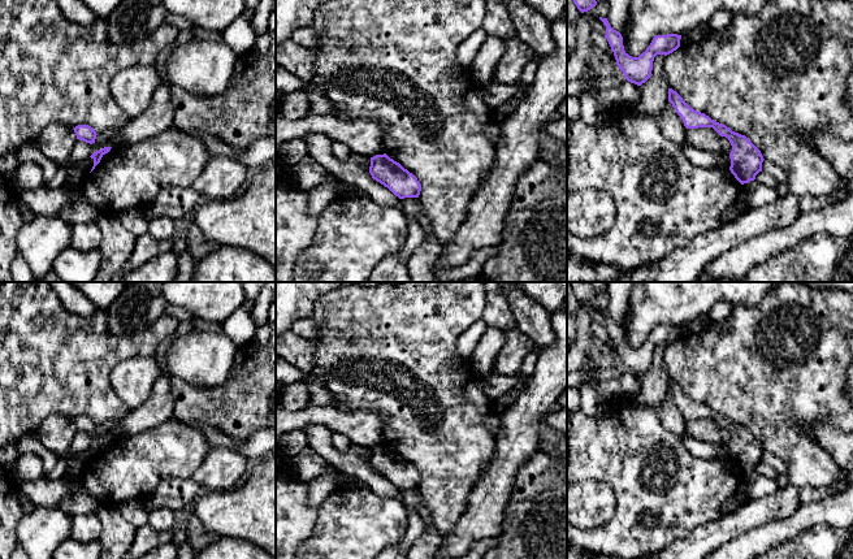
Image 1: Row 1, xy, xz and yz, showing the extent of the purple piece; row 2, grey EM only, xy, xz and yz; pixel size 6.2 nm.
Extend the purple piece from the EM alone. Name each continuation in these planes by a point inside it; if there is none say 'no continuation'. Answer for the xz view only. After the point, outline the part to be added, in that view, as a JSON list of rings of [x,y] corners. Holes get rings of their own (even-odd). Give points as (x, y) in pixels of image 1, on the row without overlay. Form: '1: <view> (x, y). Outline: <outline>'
no continuation

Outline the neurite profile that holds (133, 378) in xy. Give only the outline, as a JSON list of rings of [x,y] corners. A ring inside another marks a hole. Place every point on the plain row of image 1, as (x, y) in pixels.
[[[133,356],[112,369],[111,385],[117,396],[135,410],[147,400],[161,373],[153,356]]]

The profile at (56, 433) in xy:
[[[51,413],[35,433],[47,450],[62,455],[72,446],[77,436],[77,426],[73,417],[62,413]]]

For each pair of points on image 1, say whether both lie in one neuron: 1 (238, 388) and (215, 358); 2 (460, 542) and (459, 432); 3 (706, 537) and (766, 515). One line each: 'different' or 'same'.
1: different
2: different
3: same

